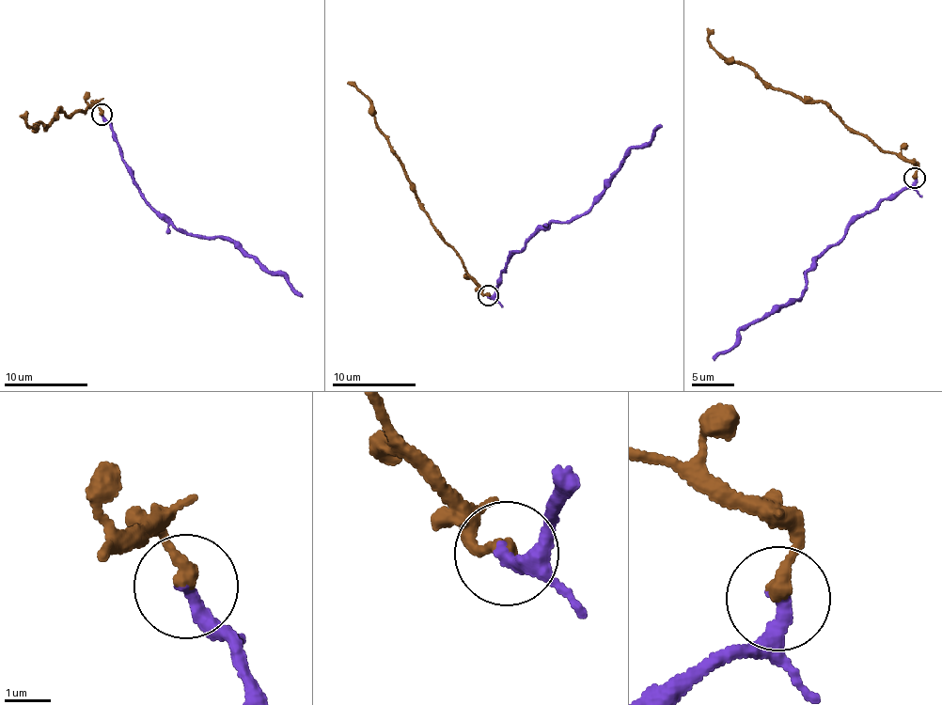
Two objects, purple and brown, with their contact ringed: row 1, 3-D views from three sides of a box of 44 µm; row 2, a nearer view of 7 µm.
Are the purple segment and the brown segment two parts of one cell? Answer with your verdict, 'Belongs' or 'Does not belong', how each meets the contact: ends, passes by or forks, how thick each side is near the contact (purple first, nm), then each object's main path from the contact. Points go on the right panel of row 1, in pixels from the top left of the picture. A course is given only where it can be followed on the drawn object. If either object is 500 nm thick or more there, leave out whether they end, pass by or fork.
Does not belong. At the ring purple ends. At the ring brown ends. Thickness 320 nm (purple) against 300 nm. Course of purple: (915, 178), (912, 185), (858, 214), (841, 240), (815, 257), (803, 297), (742, 327), (735, 347), (712, 358). Course of brown: (915, 178), (909, 160), (852, 132), (824, 102), (807, 103), (730, 63), (709, 39), (713, 29)

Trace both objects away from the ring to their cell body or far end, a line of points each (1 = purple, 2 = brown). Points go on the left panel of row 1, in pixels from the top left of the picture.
1: (102, 114), (129, 175), (154, 211), (176, 229), (234, 243), (301, 296)
2: (102, 114), (92, 104), (71, 117), (57, 110), (58, 118), (37, 130), (25, 110)

